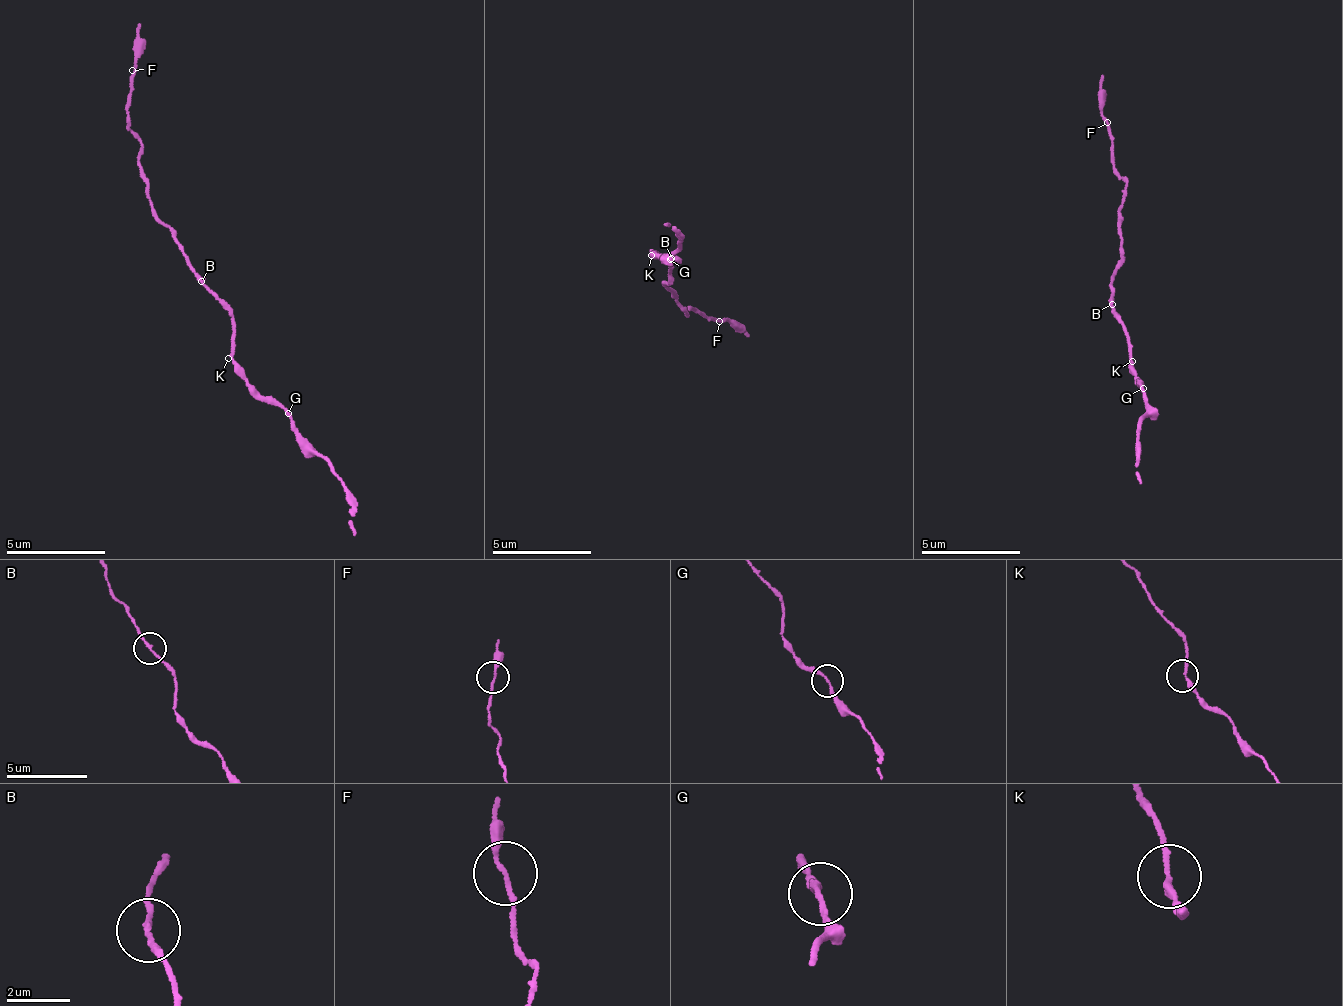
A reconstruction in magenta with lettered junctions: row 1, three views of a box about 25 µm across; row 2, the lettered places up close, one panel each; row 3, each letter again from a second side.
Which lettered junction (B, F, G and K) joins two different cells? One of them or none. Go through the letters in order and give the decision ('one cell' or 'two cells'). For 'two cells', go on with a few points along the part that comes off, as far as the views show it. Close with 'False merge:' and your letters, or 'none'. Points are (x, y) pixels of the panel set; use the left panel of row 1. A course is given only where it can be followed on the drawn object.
B: one cell
F: one cell
G: one cell
K: one cell
False merge: none

